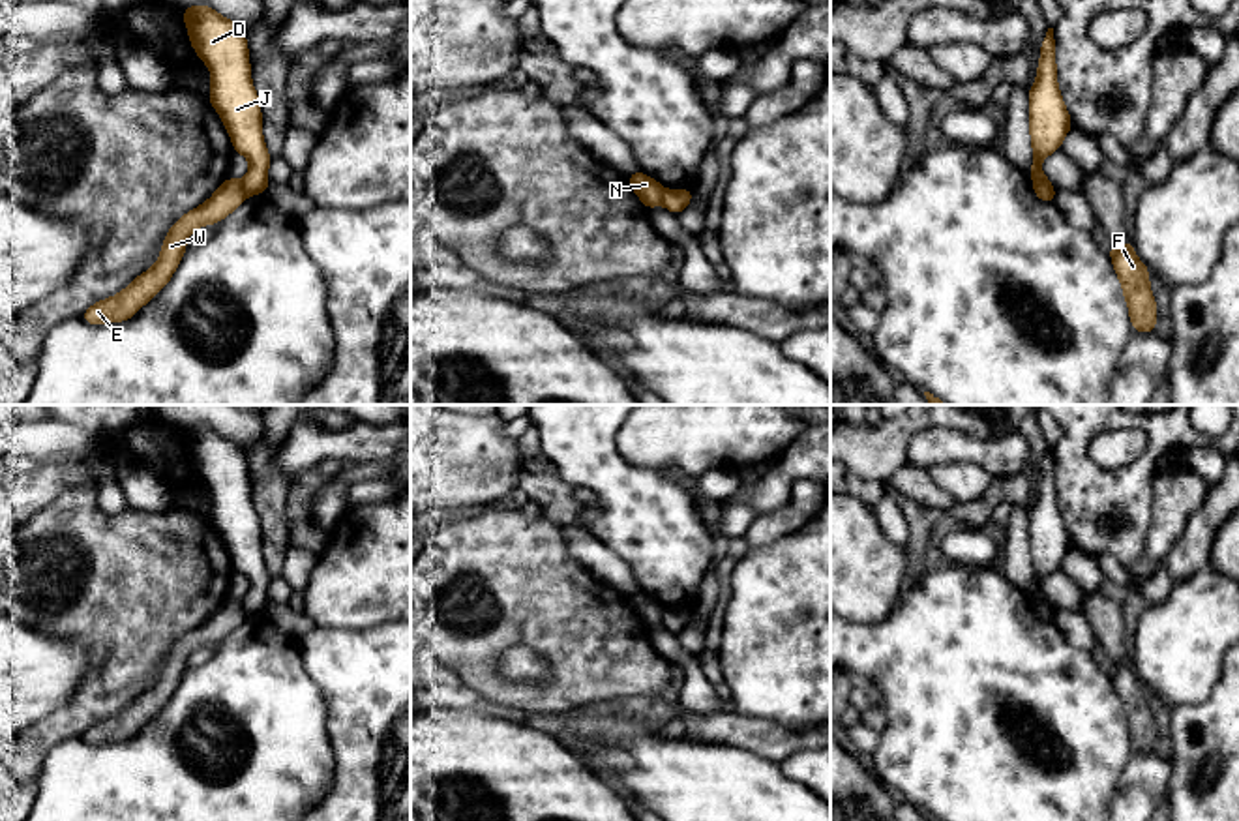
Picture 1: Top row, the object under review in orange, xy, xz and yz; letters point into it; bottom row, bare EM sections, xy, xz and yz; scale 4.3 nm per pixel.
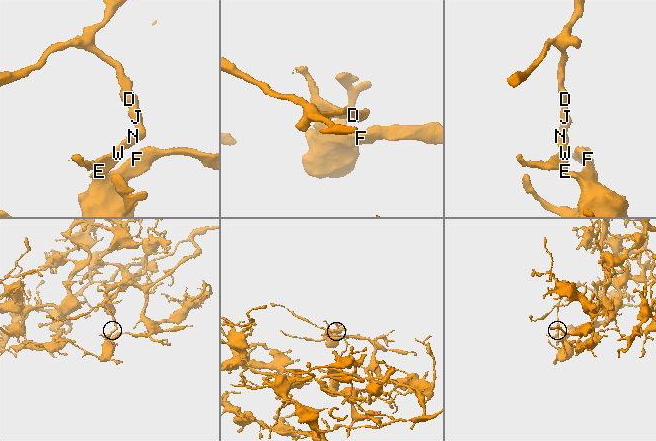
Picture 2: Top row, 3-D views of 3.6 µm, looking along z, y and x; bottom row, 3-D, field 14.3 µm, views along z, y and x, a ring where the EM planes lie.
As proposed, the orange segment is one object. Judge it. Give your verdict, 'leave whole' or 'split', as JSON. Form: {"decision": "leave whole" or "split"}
{"decision": "split"}

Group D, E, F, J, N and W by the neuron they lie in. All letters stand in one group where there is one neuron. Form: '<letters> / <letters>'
D J / E F N W

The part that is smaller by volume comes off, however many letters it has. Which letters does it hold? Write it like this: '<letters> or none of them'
D, J

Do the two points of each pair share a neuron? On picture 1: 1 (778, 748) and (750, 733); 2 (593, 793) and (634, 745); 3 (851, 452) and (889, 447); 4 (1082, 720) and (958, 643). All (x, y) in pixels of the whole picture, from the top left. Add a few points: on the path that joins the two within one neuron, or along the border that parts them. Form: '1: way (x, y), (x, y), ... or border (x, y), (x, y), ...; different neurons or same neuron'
1: way (771, 741), (758, 735); same neuron
2: border (578, 754), (626, 795); different neurons
3: way (861, 450), (880, 450); same neuron
4: way (1052, 716), (1030, 700), (1005, 690), (988, 673); same neuron

